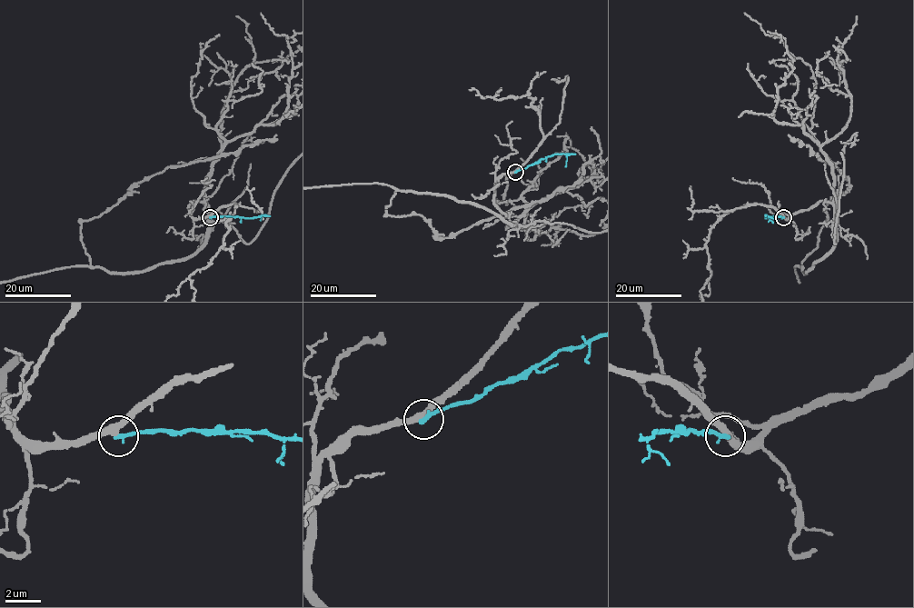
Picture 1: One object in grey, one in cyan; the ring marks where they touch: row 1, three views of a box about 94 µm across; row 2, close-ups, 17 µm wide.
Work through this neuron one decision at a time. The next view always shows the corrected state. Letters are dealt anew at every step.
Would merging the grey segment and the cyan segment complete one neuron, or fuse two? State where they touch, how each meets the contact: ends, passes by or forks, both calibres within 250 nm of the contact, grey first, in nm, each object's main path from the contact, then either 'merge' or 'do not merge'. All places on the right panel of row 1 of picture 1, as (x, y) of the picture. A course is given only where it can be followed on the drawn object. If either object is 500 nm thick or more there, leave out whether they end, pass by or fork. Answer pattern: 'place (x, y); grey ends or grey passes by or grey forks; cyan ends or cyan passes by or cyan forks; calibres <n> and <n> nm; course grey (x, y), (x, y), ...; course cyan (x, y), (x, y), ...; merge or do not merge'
place (783, 217); grey passes by; cyan ends; calibres 360 and 280 nm; course grey (783, 216), (827, 201), (838, 221), (832, 226), (835, 242), (843, 157), (820, 88), (829, 49); course cyan (783, 216), (765, 216), (778, 220); do not merge

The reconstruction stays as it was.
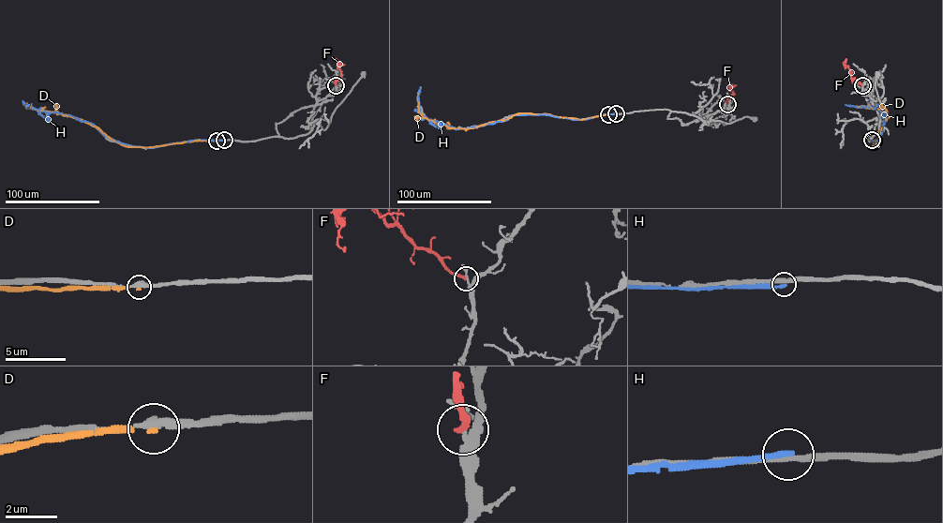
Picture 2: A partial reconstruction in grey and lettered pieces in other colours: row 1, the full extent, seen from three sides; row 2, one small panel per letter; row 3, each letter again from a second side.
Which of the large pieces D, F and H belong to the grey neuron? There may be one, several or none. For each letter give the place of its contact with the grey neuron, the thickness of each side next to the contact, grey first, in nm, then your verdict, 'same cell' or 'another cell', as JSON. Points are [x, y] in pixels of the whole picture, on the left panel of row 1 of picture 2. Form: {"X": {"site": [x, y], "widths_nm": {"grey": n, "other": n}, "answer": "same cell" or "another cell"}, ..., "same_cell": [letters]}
{"D": {"site": [217, 141], "widths_nm": {"grey": 320, "other": 130}, "answer": "another cell"}, "F": {"site": [336, 85], "widths_nm": {"grey": 190, "other": 240}, "answer": "another cell"}, "H": {"site": [224, 140], "widths_nm": {"grey": 280, "other": 240}, "answer": "another cell"}, "same_cell": []}

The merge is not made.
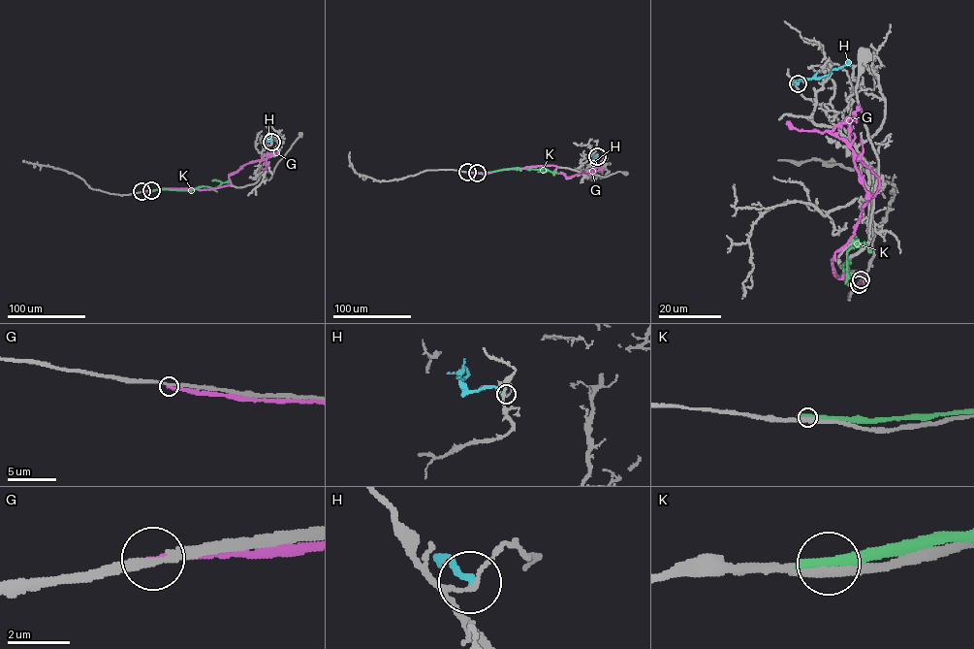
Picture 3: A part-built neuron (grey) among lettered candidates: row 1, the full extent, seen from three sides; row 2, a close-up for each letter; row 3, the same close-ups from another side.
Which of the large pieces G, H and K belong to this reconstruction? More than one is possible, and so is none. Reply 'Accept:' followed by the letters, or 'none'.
Accept: none

